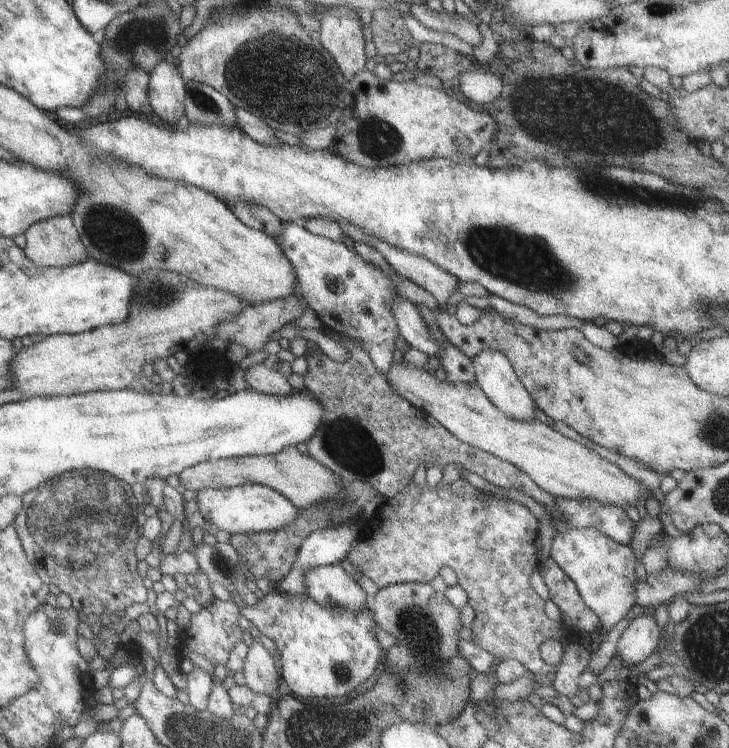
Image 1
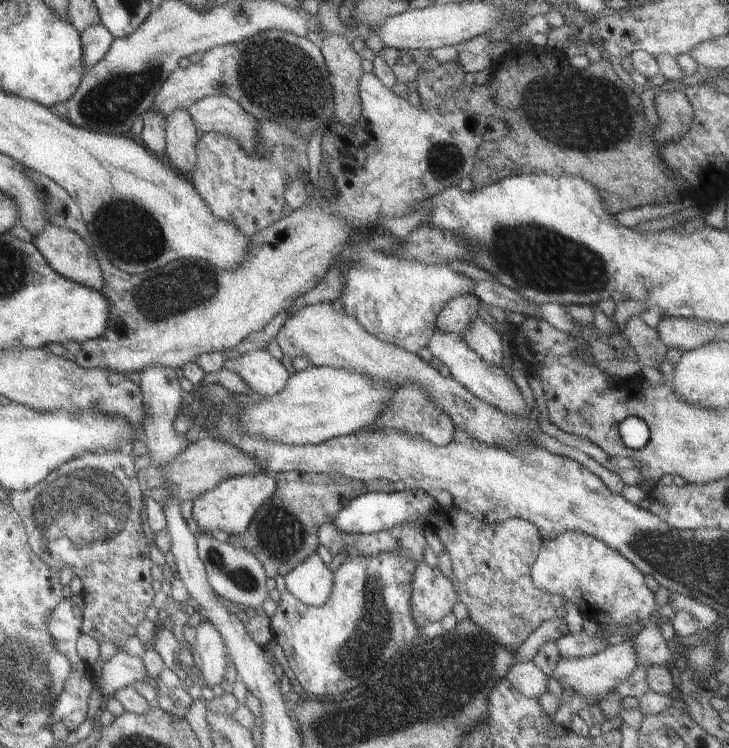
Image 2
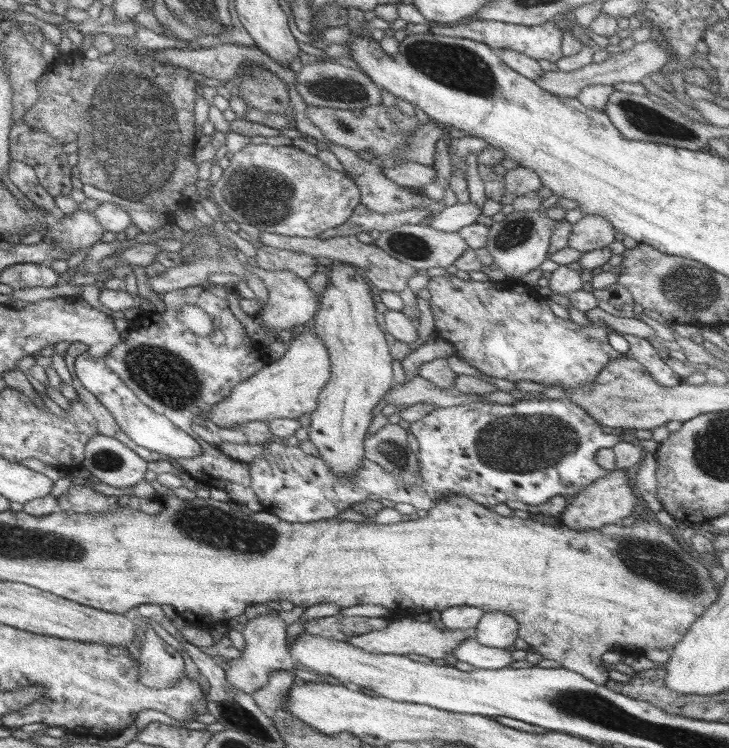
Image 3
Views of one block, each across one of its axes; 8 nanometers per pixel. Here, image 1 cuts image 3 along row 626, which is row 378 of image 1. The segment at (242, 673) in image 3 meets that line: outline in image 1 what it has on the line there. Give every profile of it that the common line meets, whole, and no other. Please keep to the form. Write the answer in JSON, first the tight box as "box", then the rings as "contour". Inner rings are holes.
{"box":[244,363,292,395],"contour":[[[263,363],[251,364],[244,368],[247,386],[264,395],[288,395],[292,389],[285,377],[276,369],[265,367]]]}

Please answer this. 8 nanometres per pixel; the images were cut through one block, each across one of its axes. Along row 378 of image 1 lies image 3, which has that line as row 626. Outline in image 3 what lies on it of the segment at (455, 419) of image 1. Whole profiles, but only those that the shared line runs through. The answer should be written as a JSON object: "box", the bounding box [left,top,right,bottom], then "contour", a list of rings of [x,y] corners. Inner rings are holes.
{"box":[346,618,474,662],"contour":[[[400,618],[390,619],[389,622],[379,630],[366,632],[359,636],[352,636],[346,640],[352,647],[360,648],[362,651],[371,654],[390,654],[390,655],[421,655],[434,662],[441,662],[447,654],[454,654],[456,646],[459,646],[468,637],[473,637],[474,630],[451,630],[438,629],[433,622],[419,622],[412,619]]]}

